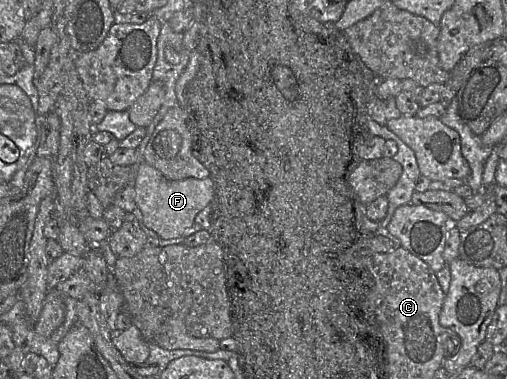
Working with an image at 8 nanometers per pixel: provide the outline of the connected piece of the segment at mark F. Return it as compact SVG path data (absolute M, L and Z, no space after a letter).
M142 162L137 169L135 203L142 212L145 226L155 231L160 239L182 237L184 231L195 224L198 213L211 205L214 196L215 185L210 177L170 181L160 171L145 162Z

